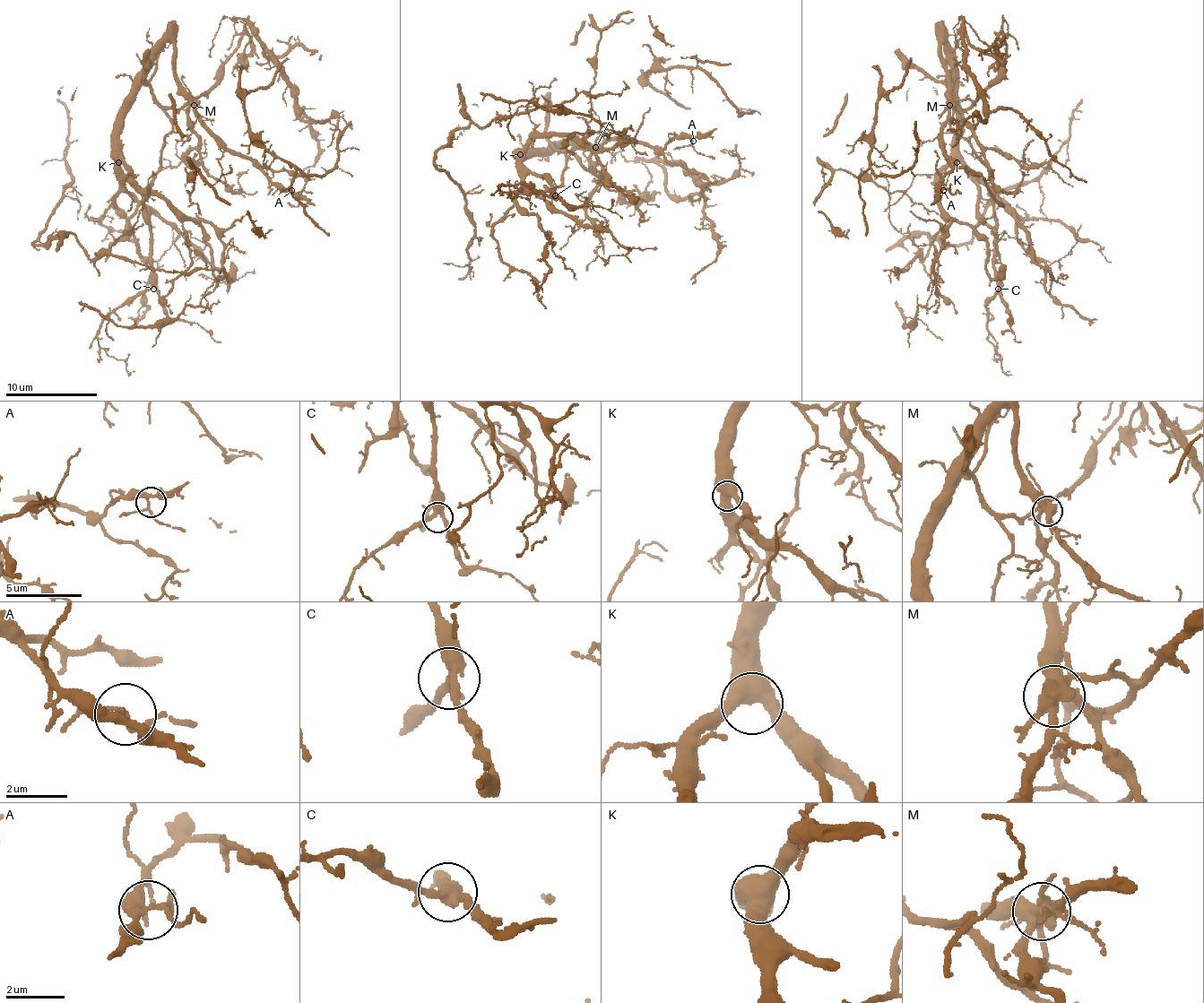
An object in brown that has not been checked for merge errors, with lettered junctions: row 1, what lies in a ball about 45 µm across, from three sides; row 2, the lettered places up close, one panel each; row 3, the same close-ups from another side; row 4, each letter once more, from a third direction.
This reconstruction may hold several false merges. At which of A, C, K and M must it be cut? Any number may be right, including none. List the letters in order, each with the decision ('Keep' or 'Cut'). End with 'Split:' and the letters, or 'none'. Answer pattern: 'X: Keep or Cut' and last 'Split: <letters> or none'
A: Keep
C: Keep
K: Keep
M: Cut
Split: M

